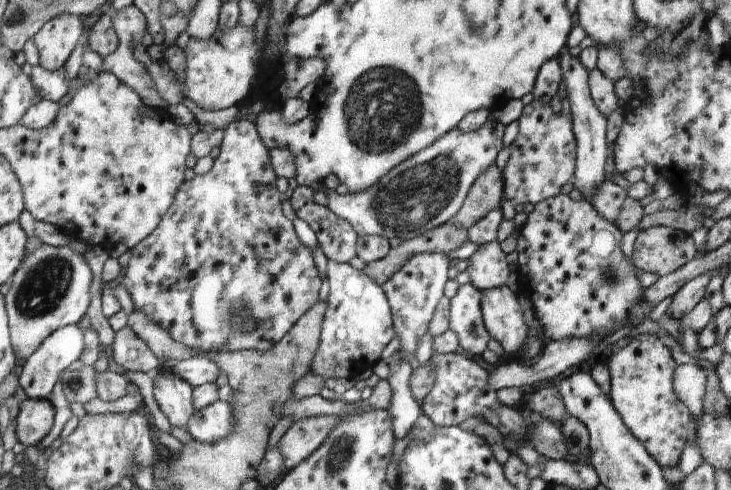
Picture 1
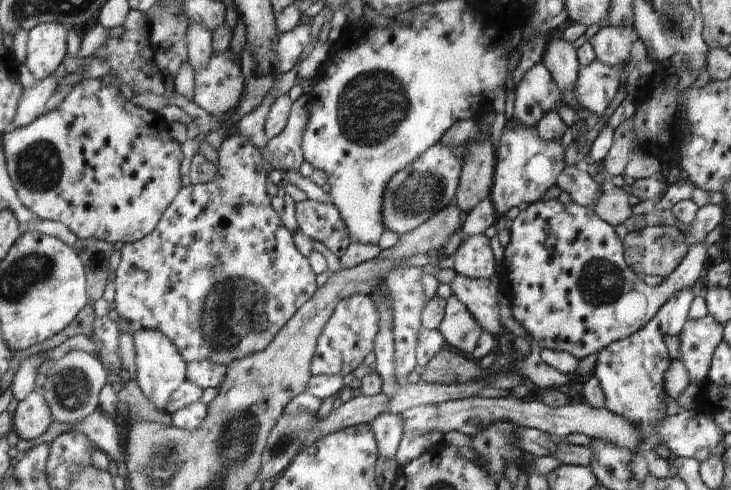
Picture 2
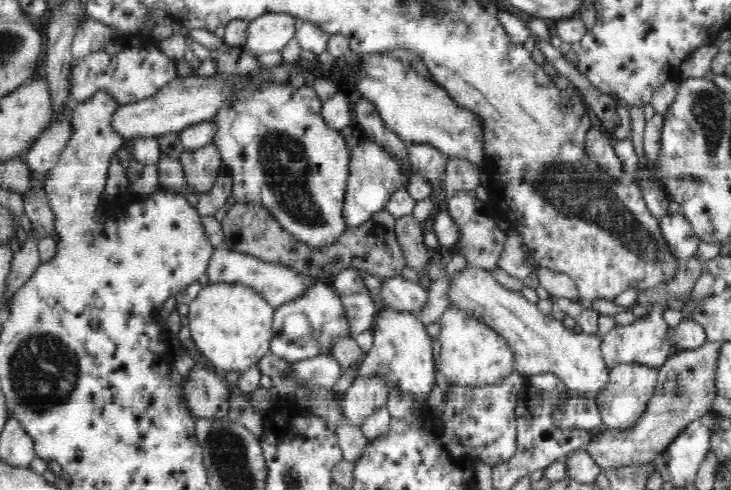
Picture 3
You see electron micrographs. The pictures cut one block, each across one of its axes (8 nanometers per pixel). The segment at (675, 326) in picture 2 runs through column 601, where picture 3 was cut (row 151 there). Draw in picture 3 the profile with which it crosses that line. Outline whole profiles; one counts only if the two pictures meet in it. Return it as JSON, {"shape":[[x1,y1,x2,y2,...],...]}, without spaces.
{"shape":[[361,137,358,141,359,143,350,150,350,180,343,201,345,205,343,217,347,227,362,227,362,224,368,223,372,216,385,210,394,190,407,184,402,164,394,160,393,156,379,145,379,142]]}

